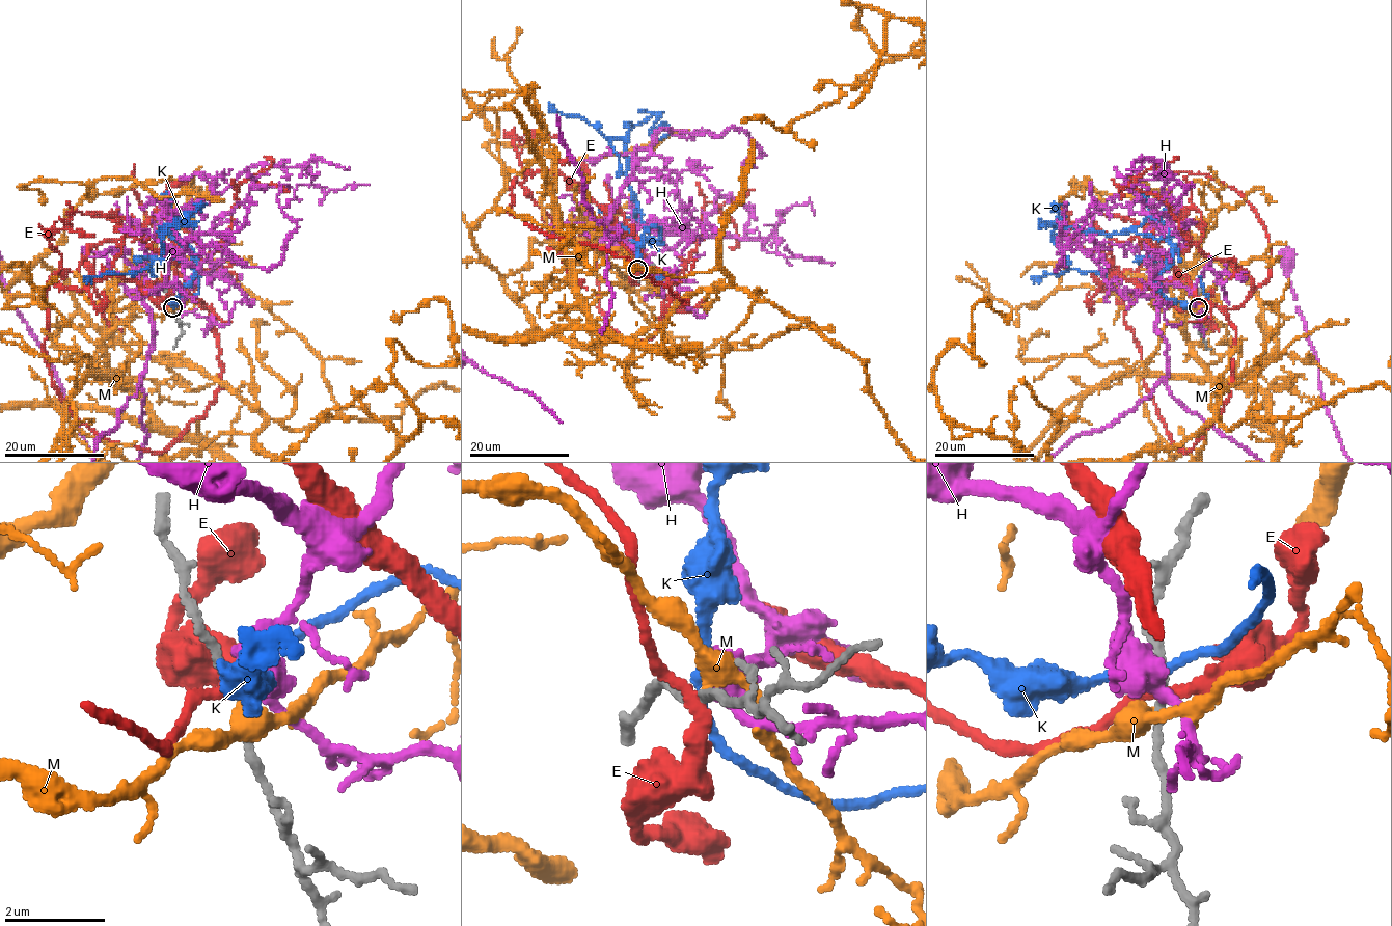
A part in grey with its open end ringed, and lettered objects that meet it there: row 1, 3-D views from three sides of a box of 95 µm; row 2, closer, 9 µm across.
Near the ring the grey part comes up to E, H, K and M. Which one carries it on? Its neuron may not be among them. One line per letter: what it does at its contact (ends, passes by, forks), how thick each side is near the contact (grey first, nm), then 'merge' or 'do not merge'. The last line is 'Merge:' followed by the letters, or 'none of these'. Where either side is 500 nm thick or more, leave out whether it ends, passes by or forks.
E: it passes by; calibres 160 and 280 nm; do not merge
H: it passes by; calibres 160 and 380 nm; do not merge
K: it passes by; calibres 160 and 180 nm; do not merge
M: it passes by; calibres 160 and 340 nm; merge
Merge: M

